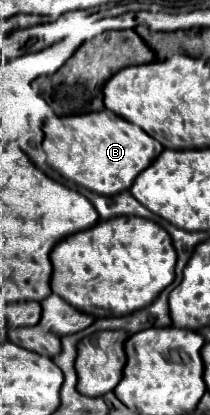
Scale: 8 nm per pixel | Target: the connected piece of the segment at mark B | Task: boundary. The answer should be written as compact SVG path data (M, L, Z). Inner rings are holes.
M102 110L102 112L90 112L90 114L82 114L82 116L50 116L44 124L44 152L48 156L48 166L54 168L62 178L88 188L96 194L102 196L114 196L120 194L124 190L130 190L134 178L146 170L164 150L162 144L158 140L154 140L152 136L148 136L140 126L120 118L118 114L110 112L110 110Z

